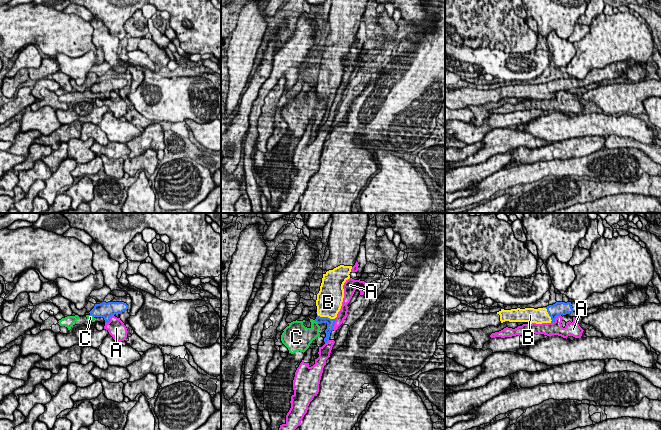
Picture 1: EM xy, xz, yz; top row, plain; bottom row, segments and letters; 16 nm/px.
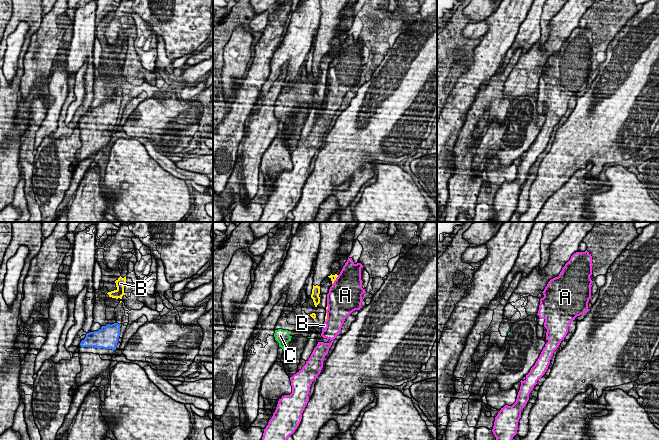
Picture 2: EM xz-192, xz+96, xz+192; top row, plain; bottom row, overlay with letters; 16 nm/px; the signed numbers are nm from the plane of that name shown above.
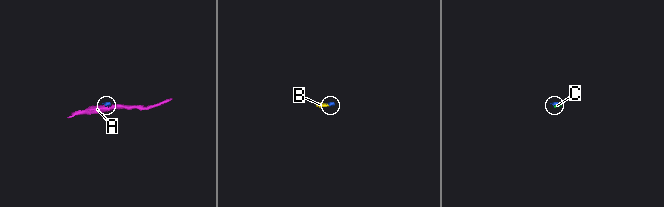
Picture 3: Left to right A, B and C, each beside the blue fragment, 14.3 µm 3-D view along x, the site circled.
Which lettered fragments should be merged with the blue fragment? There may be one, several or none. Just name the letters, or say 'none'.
B

